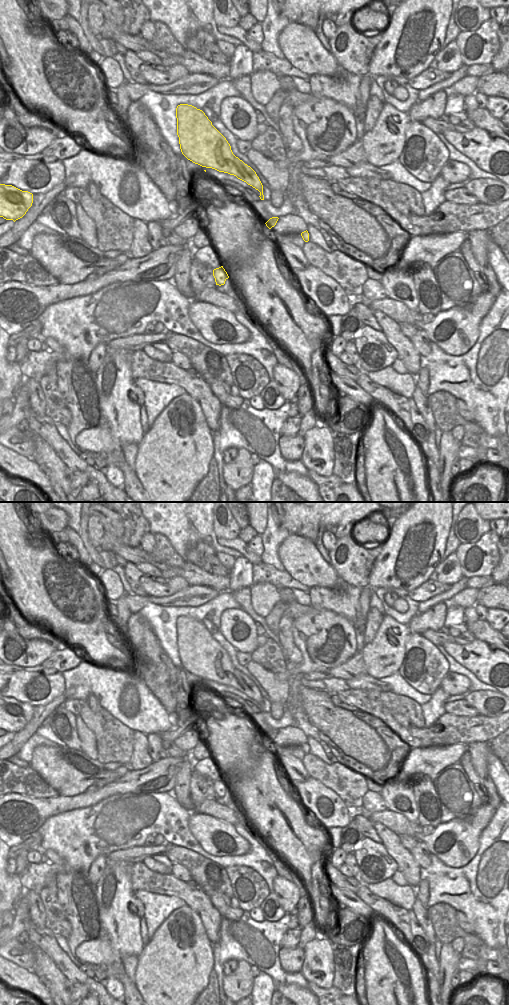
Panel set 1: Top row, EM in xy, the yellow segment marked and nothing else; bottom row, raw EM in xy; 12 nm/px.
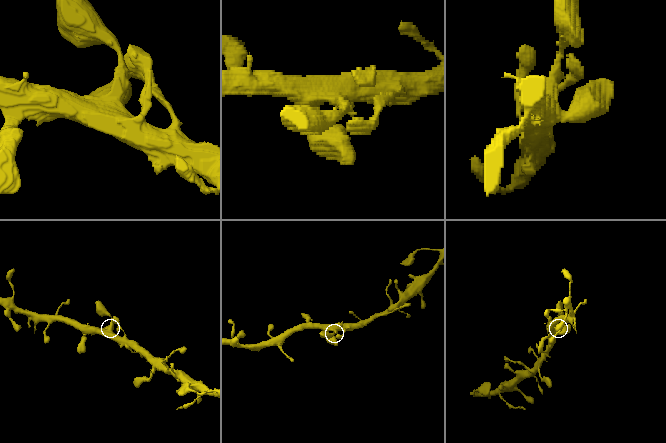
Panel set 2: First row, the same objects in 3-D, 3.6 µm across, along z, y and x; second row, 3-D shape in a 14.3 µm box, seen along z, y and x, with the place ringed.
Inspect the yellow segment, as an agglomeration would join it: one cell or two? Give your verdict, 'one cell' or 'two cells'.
one cell

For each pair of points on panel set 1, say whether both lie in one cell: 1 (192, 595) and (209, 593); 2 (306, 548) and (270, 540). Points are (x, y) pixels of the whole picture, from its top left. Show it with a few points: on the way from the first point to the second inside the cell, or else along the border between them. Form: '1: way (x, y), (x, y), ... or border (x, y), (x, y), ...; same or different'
1: way (196, 595), (205, 594); same
2: border (289, 534), (277, 550), (277, 555), (282, 565); different

